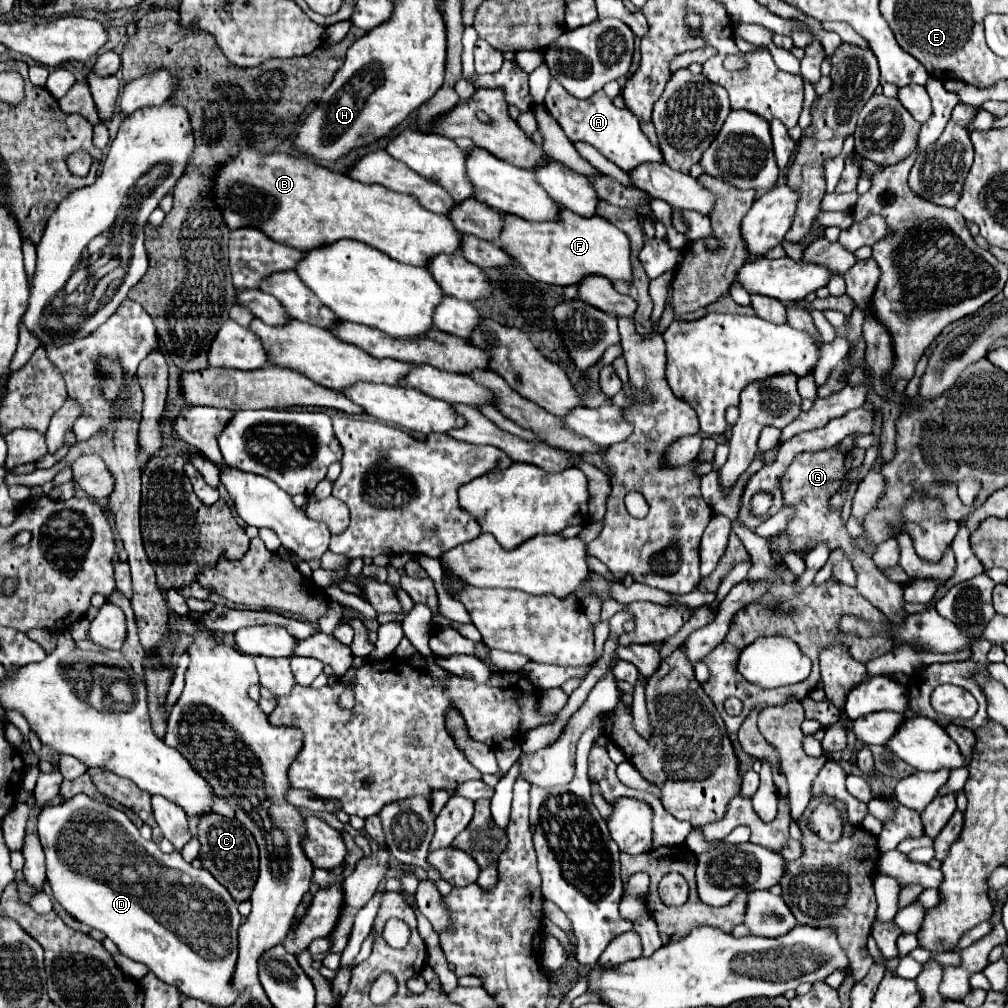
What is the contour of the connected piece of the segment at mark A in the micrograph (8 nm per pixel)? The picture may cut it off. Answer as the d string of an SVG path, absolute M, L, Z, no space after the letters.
M556 79L550 81L550 89L544 99L544 107L548 113L556 119L556 123L562 127L566 137L576 143L584 141L592 147L596 147L606 159L616 163L622 171L630 173L642 163L662 163L664 157L658 147L650 143L650 139L640 131L638 117L630 113L630 109L618 109L614 107L612 99L600 89L590 99L576 99L570 93L566 93Z

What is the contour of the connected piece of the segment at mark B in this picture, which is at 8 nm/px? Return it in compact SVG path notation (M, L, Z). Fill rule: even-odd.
M242 149L238 157L228 159L218 169L214 187L218 187L218 207L230 231L240 227L254 227L264 231L270 239L296 247L300 251L324 247L340 239L354 239L378 251L384 251L388 257L400 263L426 267L432 257L440 253L458 251L462 241L462 235L456 231L456 227L446 215L436 215L424 209L416 201L416 197L408 193L396 193L396 191L384 189L382 185L364 185L360 181L354 181L348 175L340 175L326 167L314 165L306 157L294 157L286 153L264 155L254 149Z

